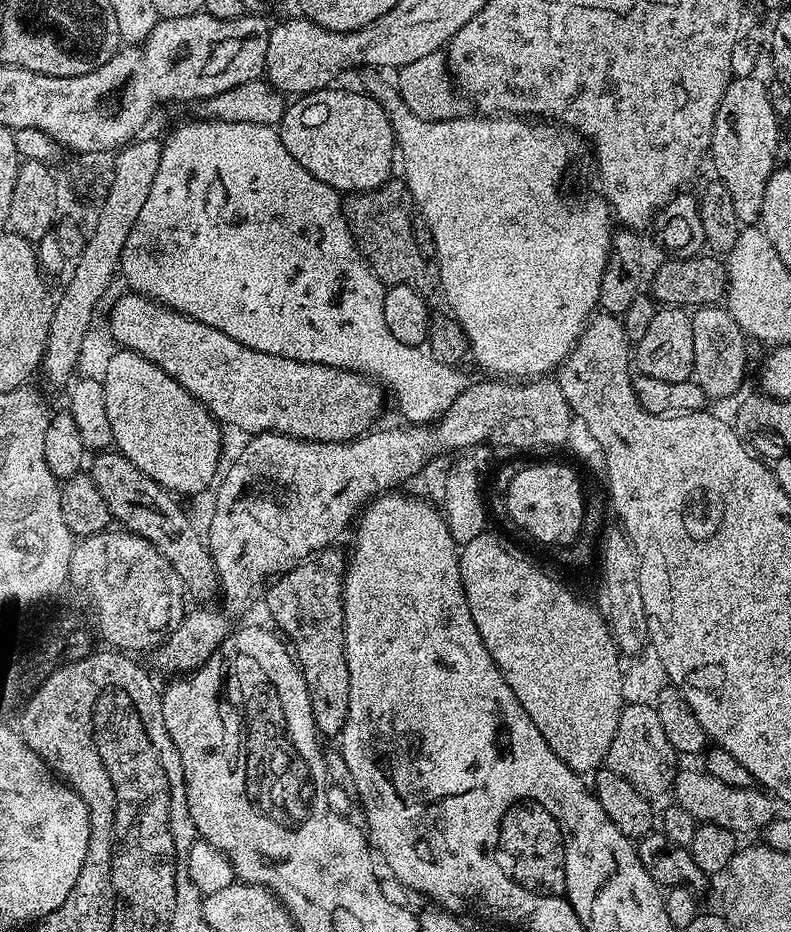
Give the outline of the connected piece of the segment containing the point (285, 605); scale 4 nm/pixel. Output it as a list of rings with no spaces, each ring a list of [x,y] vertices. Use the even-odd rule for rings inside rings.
[[[325,550],[307,564],[275,577],[267,585],[266,601],[275,627],[290,641],[294,659],[304,675],[317,733],[336,738],[344,729],[350,710],[350,666],[344,657],[346,556],[332,551],[336,550]]]

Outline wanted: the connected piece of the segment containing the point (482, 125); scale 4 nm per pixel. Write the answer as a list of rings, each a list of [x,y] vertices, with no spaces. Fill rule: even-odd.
[[[368,74],[368,77],[364,80],[362,85],[363,91],[367,95],[374,97],[377,102],[382,106],[382,110],[386,110],[386,114],[390,118],[392,123],[392,129],[396,135],[396,143],[398,145],[398,160],[404,163],[404,173],[402,173],[402,179],[404,185],[408,187],[408,193],[412,196],[412,202],[415,211],[422,219],[423,227],[428,229],[428,233],[432,235],[432,247],[434,249],[434,257],[436,256],[436,264],[440,267],[440,288],[444,291],[444,300],[448,303],[447,311],[451,315],[455,316],[456,321],[462,326],[462,330],[466,334],[468,339],[468,351],[471,359],[476,359],[476,364],[481,368],[481,373],[487,374],[492,378],[511,378],[513,381],[520,382],[525,378],[544,378],[549,374],[555,373],[559,369],[560,365],[563,364],[567,356],[572,352],[572,347],[576,345],[576,340],[580,335],[584,333],[584,326],[592,319],[594,313],[597,311],[600,302],[600,283],[602,282],[602,274],[606,270],[608,265],[608,254],[612,251],[612,233],[614,231],[614,217],[610,211],[610,205],[607,200],[603,198],[597,198],[594,201],[588,203],[568,203],[562,201],[558,194],[558,187],[556,186],[557,180],[560,177],[560,168],[564,168],[565,159],[573,153],[575,148],[575,142],[572,135],[567,135],[564,131],[557,131],[556,128],[544,128],[540,123],[532,118],[521,118],[519,116],[506,116],[503,114],[492,114],[485,118],[483,115],[476,114],[473,120],[471,118],[463,118],[448,121],[423,121],[422,118],[415,117],[414,114],[406,106],[406,102],[400,97],[397,85],[390,79],[383,80],[383,75],[380,74]]]

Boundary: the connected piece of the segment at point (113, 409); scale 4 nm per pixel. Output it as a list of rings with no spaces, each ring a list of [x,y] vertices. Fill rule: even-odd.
[[[116,350],[104,372],[106,414],[110,417],[112,442],[118,451],[134,462],[142,474],[177,497],[196,496],[208,487],[211,489],[221,471],[222,428],[216,417],[208,413],[208,408],[170,378],[166,370],[137,352]]]

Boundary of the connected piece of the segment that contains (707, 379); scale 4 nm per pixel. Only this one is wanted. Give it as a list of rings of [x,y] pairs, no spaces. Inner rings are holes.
[[[700,306],[691,313],[694,334],[692,375],[709,401],[724,400],[740,388],[748,368],[749,341],[724,306]],[[748,343],[748,344],[747,344]]]

